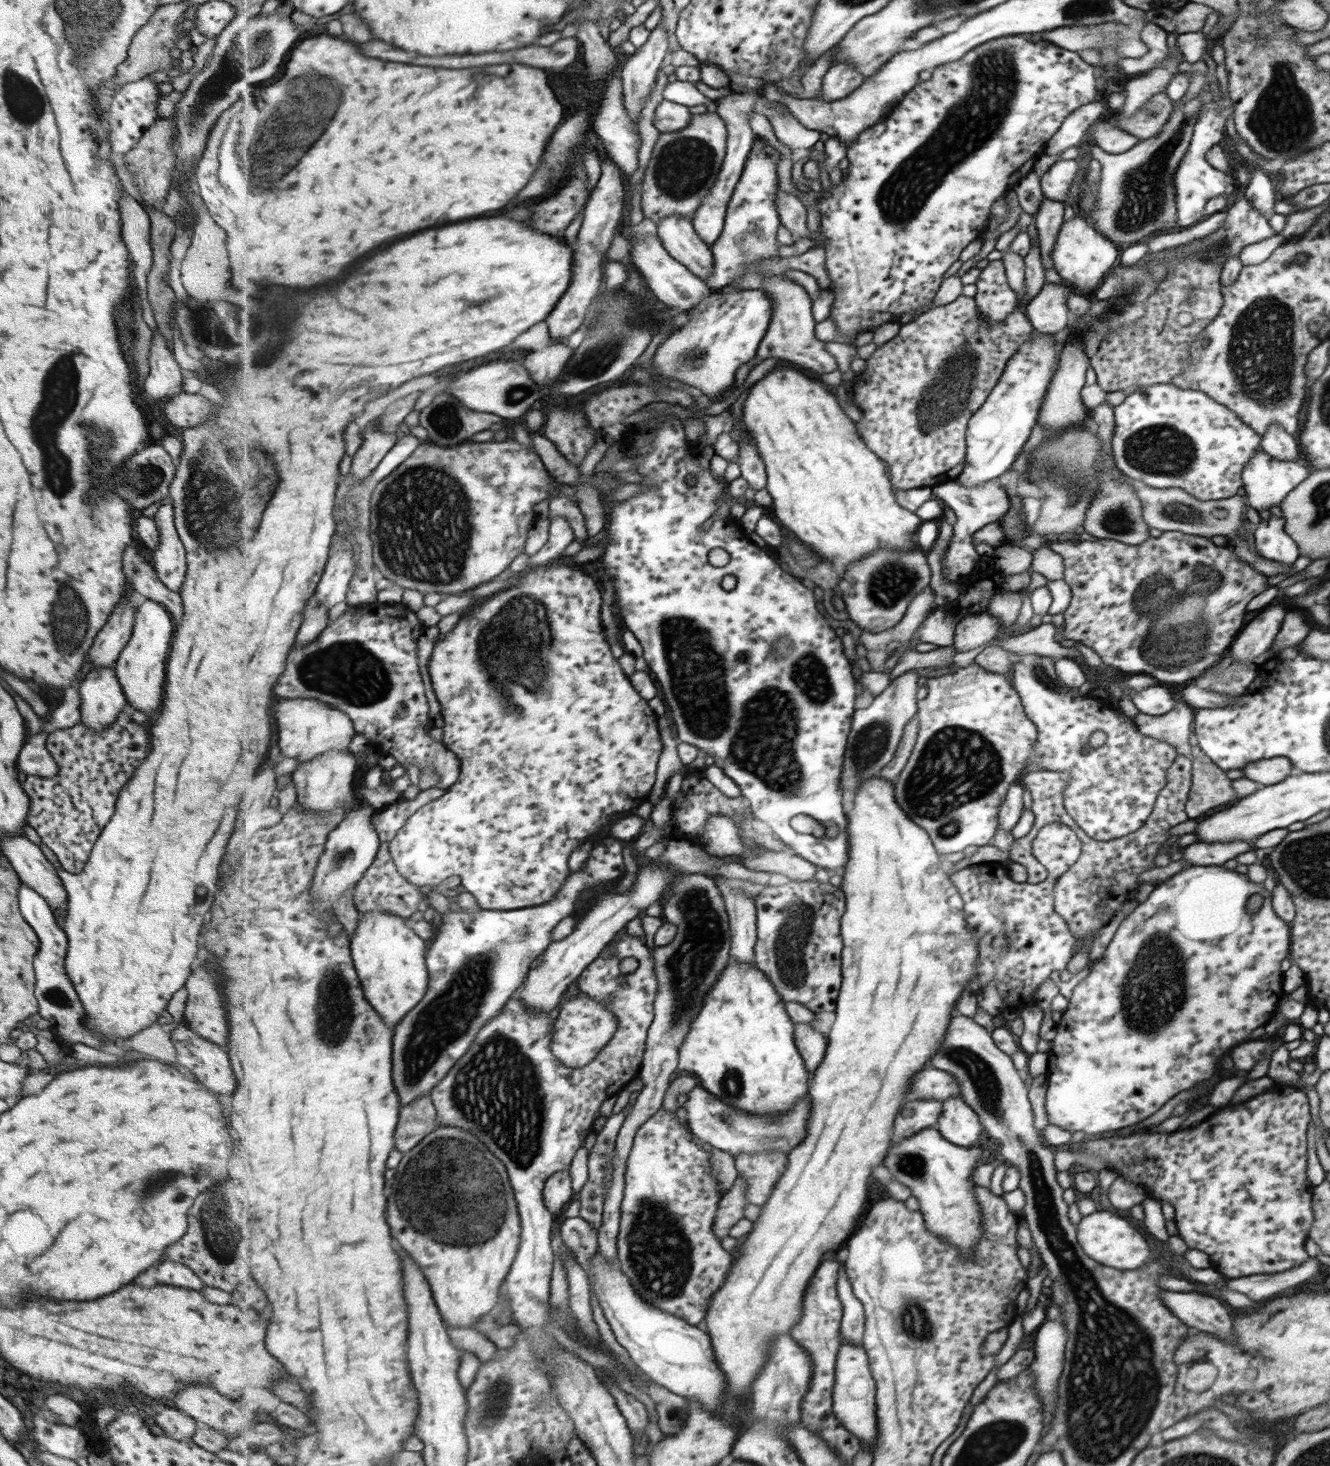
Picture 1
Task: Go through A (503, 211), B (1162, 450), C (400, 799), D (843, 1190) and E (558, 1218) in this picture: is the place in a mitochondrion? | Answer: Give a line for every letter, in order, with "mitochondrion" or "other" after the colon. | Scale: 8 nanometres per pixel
A: other
B: mitochondrion
C: other
D: other
E: other

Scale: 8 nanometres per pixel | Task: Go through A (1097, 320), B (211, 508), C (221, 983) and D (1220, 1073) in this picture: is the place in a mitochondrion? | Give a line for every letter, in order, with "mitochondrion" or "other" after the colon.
A: mitochondrion
B: mitochondrion
C: other
D: other

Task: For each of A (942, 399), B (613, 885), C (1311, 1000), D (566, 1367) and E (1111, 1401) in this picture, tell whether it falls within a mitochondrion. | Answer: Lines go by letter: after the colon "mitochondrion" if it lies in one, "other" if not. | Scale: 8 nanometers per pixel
A: mitochondrion
B: other
C: other
D: other
E: mitochondrion

